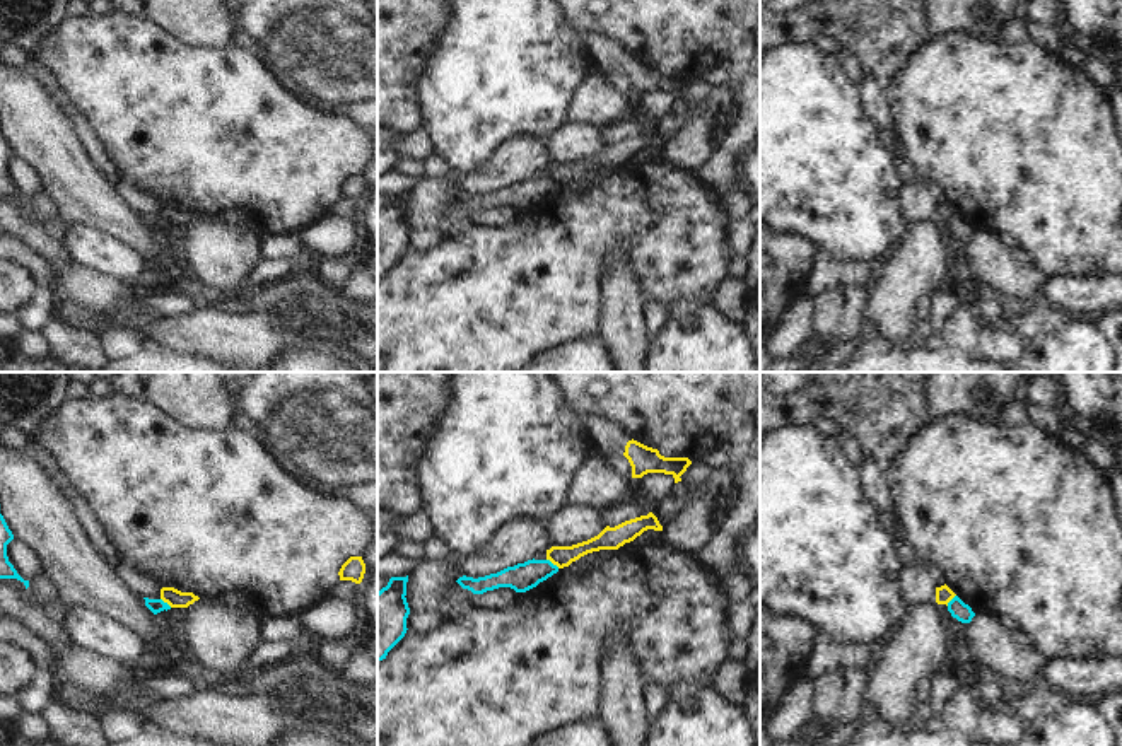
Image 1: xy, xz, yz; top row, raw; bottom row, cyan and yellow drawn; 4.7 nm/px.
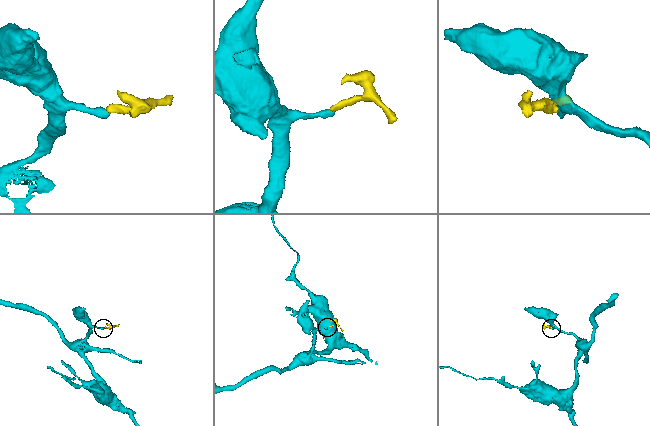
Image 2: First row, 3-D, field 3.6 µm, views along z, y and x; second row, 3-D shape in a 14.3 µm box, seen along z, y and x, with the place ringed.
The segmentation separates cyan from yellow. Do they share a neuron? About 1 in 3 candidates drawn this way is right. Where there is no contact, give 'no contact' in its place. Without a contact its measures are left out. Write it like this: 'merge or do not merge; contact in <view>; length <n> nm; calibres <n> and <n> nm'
do not merge; contact in xz; length 80 nm; calibres 140 and 100 nm

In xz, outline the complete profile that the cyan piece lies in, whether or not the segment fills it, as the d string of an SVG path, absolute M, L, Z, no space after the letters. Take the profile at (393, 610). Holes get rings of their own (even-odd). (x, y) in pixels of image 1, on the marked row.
M391 577L377 592L377 662L405 637L410 608L406 603L406 577Z

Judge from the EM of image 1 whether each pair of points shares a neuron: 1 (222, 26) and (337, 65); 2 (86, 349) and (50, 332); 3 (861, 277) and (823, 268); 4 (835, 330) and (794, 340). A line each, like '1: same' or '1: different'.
1: different
2: same
3: same
4: different

